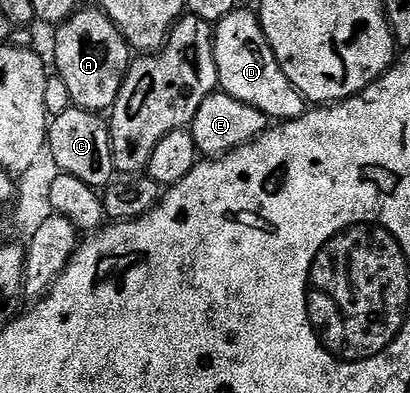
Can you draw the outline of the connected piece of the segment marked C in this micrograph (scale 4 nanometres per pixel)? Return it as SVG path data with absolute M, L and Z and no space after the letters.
M73 107L69 111L65 111L65 115L57 115L50 122L47 130L47 149L49 157L51 153L52 159L55 160L56 170L59 173L73 175L73 179L81 179L81 183L85 183L93 190L102 190L110 185L116 176L117 170L111 154L111 131L108 122L100 114L91 113L88 109Z

